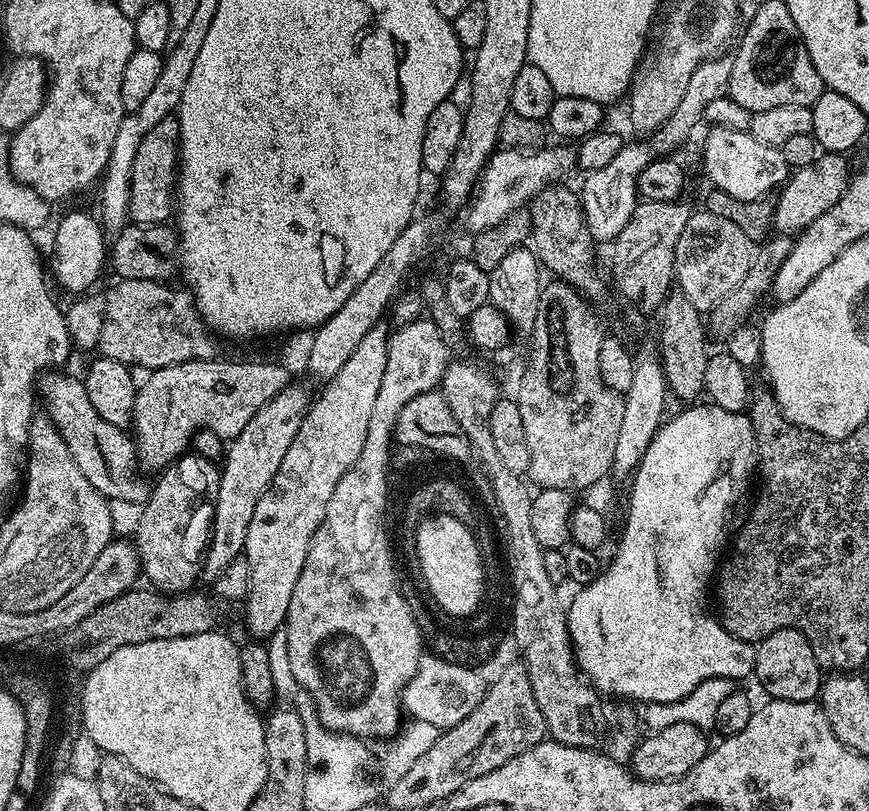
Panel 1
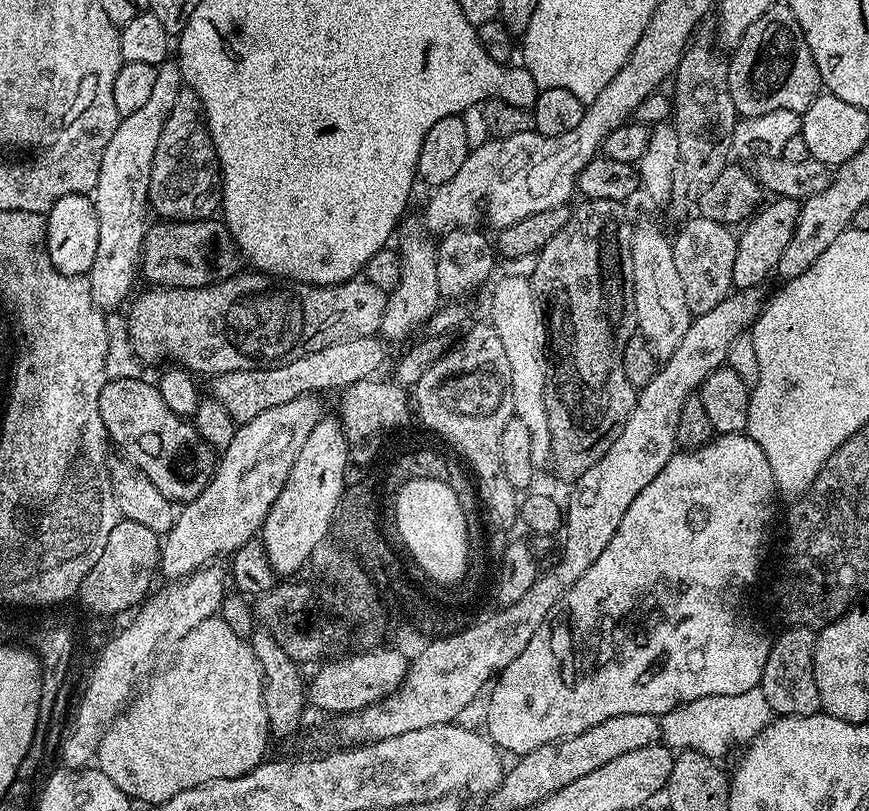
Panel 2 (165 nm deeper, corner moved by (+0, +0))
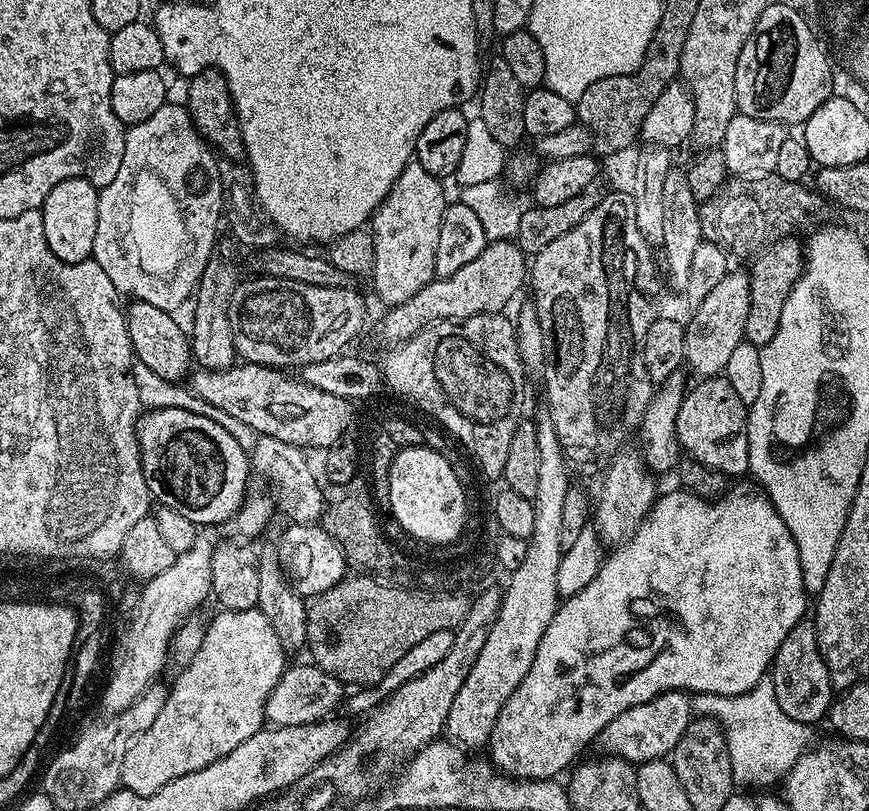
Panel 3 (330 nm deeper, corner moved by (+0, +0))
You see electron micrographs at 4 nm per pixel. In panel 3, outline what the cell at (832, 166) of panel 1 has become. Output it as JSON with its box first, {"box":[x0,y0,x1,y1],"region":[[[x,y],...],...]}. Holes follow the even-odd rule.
{"box":[684,270,750,377],"region":[[[729,270],[718,286],[691,309],[692,317],[686,320],[686,346],[684,364],[692,367],[697,377],[719,376],[723,373],[731,352],[745,343],[746,314],[750,312],[750,278],[748,272]]]}

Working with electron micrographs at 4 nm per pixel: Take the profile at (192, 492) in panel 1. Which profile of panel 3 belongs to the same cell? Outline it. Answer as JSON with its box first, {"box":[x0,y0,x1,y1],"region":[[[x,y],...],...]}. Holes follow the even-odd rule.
{"box":[190,242,242,370],"region":[[[220,242],[213,248],[212,257],[206,262],[194,293],[196,305],[192,308],[192,328],[190,326],[191,359],[204,370],[231,368],[238,360],[228,317],[228,299],[240,283],[242,273],[236,265],[237,245],[229,243]]]}

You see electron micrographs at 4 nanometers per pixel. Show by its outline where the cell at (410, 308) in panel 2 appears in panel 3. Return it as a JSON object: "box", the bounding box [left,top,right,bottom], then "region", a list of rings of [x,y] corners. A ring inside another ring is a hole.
{"box":[370,162,446,306],"region":[[[410,162],[398,174],[392,192],[381,204],[370,221],[370,231],[374,242],[374,266],[370,282],[376,287],[376,296],[384,306],[401,304],[422,286],[437,279],[435,255],[438,247],[438,232],[442,226],[446,207],[441,177],[422,170],[422,166]]]}

